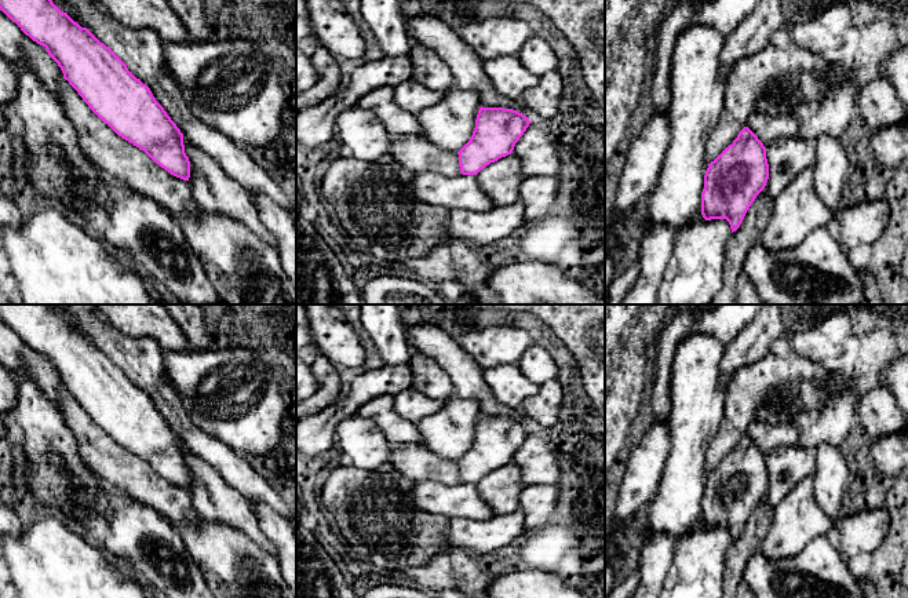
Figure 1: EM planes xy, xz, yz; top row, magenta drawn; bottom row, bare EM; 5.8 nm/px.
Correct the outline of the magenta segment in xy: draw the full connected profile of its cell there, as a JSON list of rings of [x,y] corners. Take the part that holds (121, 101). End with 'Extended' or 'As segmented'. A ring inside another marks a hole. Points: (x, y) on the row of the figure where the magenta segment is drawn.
[[[0,0],[0,10],[33,41],[43,45],[58,63],[63,79],[79,92],[90,109],[118,136],[143,150],[171,175],[189,181],[190,161],[183,134],[156,101],[150,88],[87,28],[81,28],[52,0]]]. As segmented

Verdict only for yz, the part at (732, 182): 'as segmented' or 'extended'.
as segmented

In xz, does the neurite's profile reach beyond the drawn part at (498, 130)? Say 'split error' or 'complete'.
complete

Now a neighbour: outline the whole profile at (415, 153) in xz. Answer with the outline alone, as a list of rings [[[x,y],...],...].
[[[391,136],[389,153],[405,168],[431,171],[445,176],[460,175],[457,152],[446,152],[429,143],[423,136]]]

